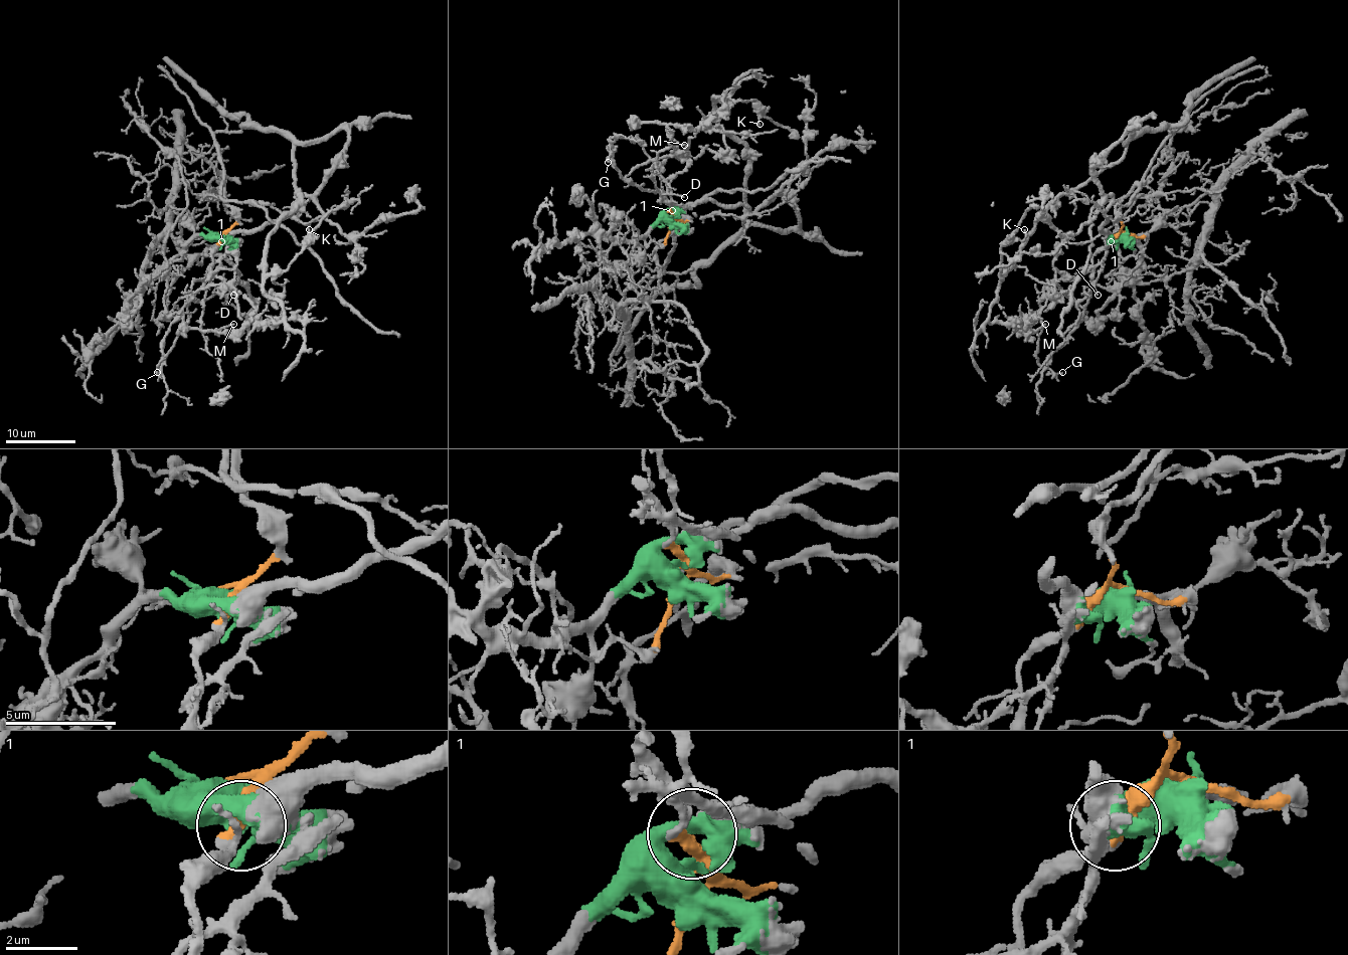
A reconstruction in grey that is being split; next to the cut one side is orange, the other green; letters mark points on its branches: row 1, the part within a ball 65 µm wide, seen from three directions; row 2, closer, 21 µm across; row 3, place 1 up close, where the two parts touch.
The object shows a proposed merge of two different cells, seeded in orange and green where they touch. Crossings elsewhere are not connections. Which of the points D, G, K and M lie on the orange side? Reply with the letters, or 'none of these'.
D, G

